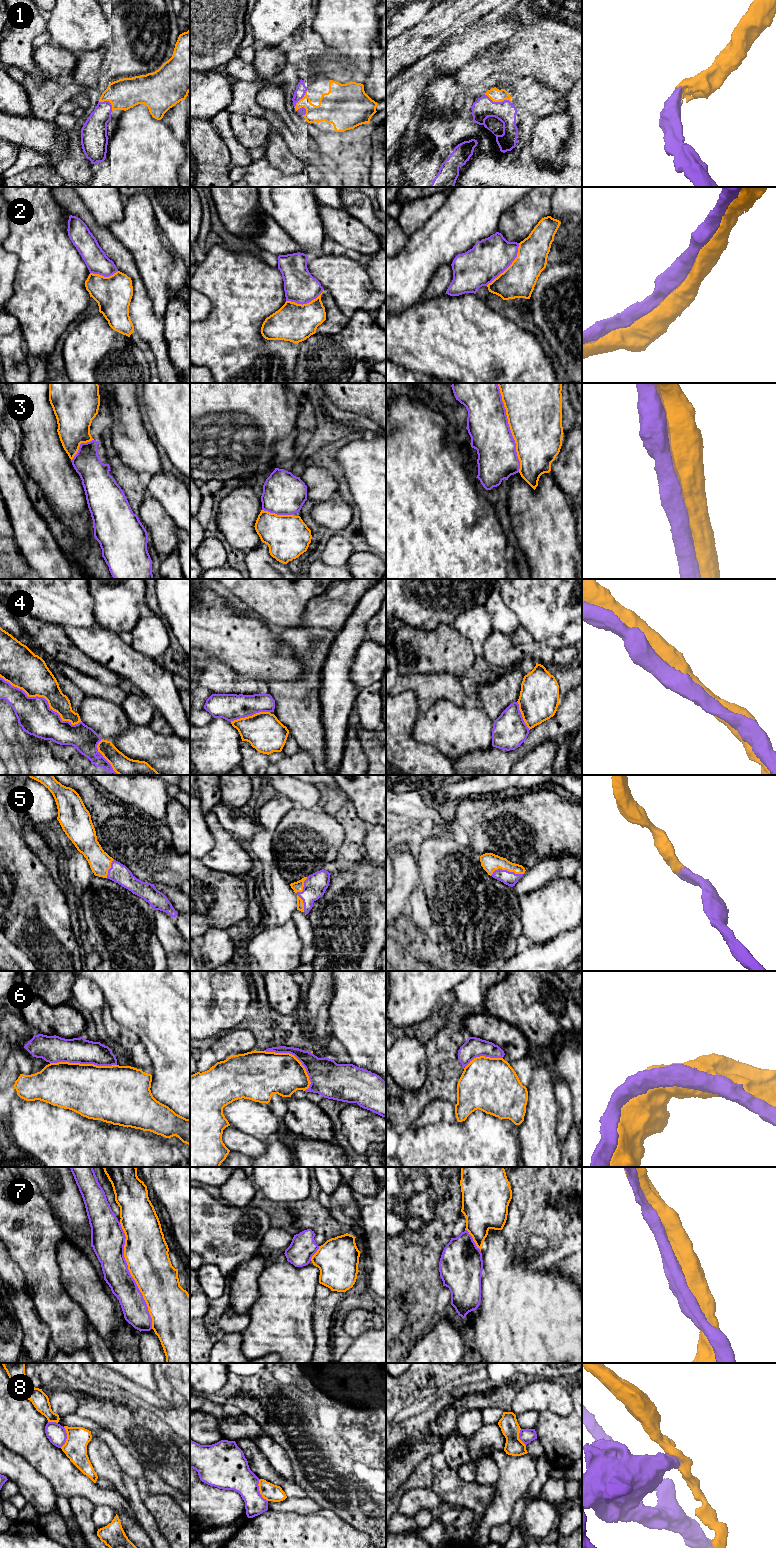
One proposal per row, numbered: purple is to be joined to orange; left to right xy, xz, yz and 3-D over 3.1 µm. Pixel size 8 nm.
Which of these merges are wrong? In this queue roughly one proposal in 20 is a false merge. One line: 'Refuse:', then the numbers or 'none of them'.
Refuse: 8

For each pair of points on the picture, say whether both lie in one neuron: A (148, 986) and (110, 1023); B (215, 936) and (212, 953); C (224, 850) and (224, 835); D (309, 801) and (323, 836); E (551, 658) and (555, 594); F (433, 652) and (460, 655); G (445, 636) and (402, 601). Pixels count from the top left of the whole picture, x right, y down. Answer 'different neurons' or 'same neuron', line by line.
A: different neurons
B: same neuron
C: same neuron
D: different neurons
E: different neurons
F: same neuron
G: different neurons

